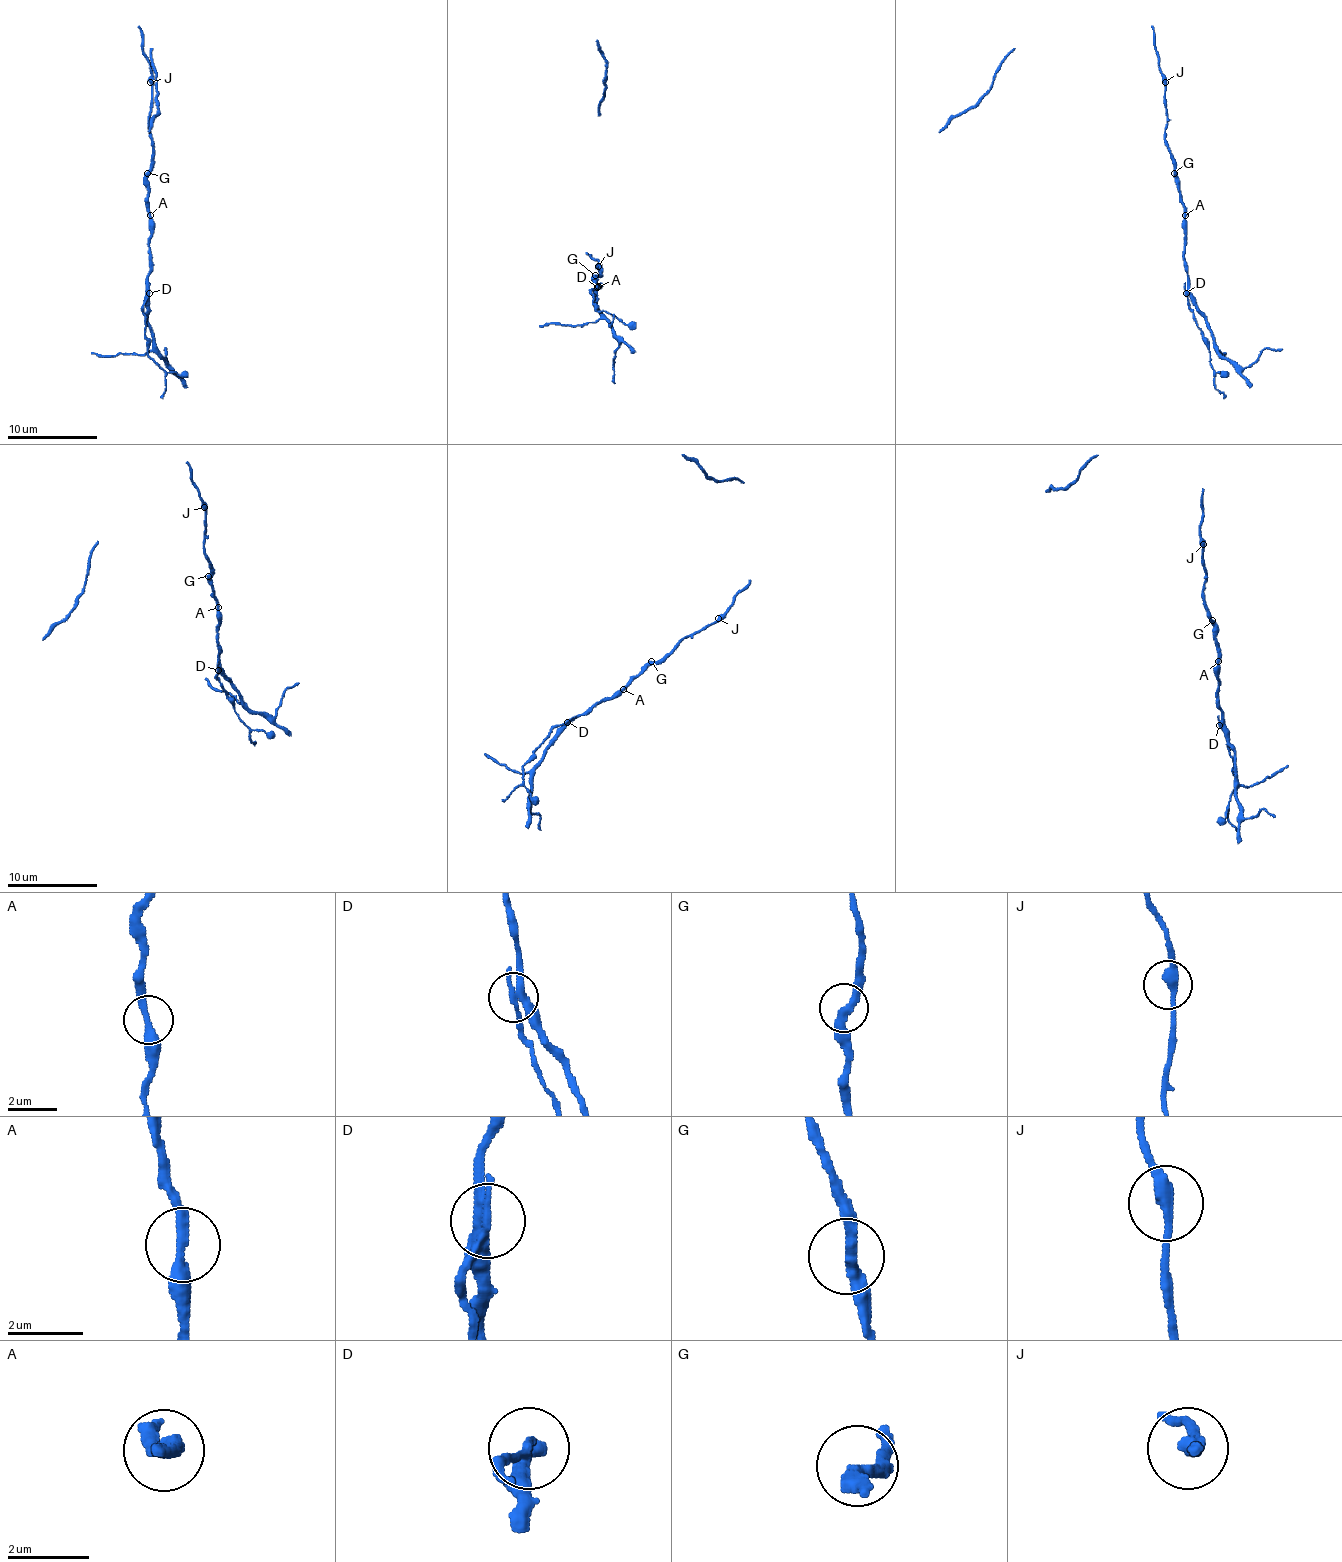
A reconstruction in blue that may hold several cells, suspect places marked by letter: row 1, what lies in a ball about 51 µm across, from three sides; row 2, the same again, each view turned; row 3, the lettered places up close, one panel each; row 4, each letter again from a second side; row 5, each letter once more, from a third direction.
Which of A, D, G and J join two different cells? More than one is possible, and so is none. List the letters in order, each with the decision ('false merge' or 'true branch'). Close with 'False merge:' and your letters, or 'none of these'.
A: true branch
D: false merge
G: true branch
J: true branch
False merge: D

